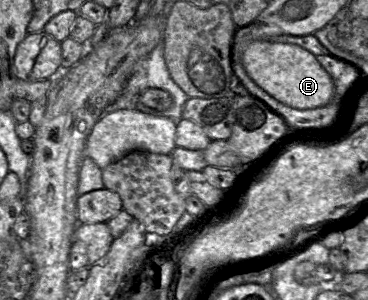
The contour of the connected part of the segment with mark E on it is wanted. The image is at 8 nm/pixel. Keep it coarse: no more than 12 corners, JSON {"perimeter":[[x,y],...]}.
{"perimeter":[[253,41],[242,63],[291,108],[322,107],[331,76],[298,45]]}

